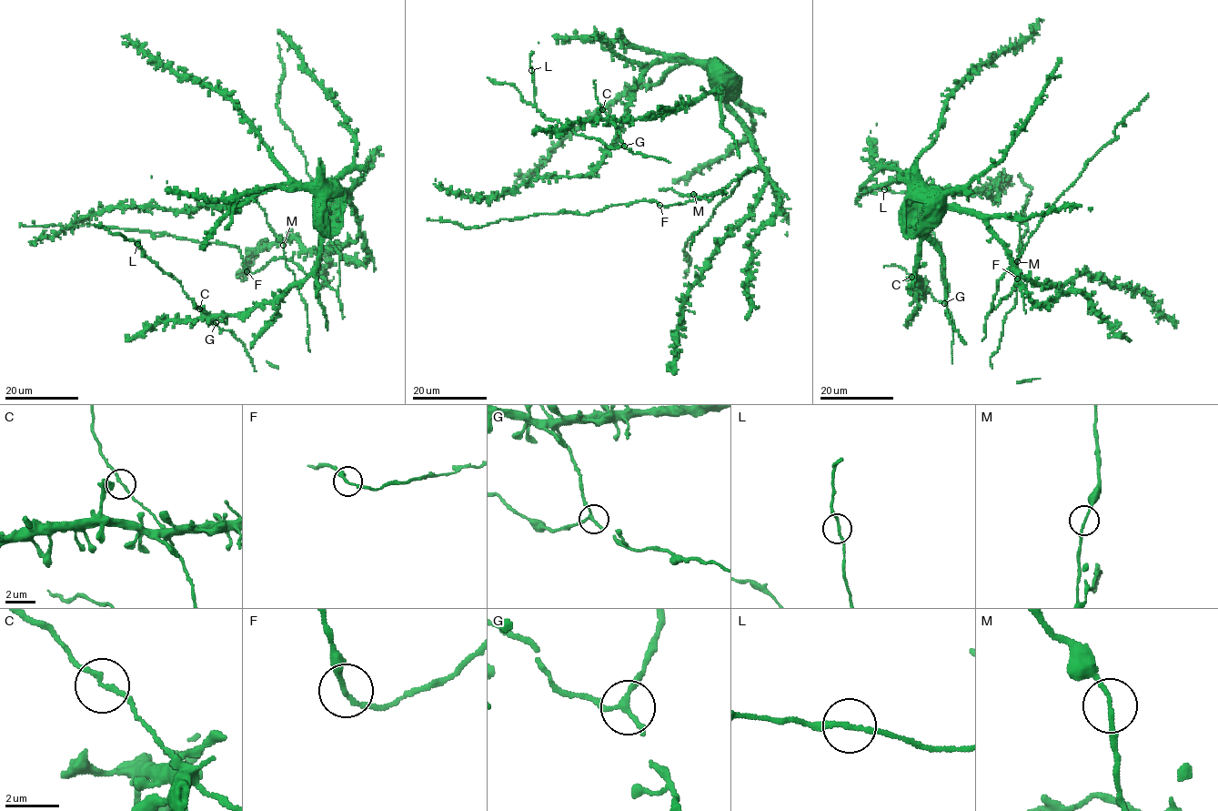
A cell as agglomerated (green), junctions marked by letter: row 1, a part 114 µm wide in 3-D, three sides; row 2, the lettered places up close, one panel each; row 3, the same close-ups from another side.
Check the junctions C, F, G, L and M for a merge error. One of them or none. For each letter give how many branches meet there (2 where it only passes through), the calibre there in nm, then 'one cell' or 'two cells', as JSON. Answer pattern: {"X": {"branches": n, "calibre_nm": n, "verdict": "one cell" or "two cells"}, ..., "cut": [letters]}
{"C": {"branches": 2, "calibre_nm": 170, "verdict": "one cell"}, "F": {"branches": 2, "calibre_nm": 170, "verdict": "one cell"}, "G": {"branches": 2, "calibre_nm": 200, "verdict": "one cell"}, "L": {"branches": 2, "calibre_nm": 170, "verdict": "one cell"}, "M": {"branches": 2, "calibre_nm": 150, "verdict": "one cell"}, "cut": []}

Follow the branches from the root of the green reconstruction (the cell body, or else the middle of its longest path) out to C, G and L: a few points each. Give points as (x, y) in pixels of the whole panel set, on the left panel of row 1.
C: (326, 201), (324, 202), (322, 253), (319, 264), (307, 276), (283, 295), (241, 313), (209, 316), (198, 309)
G: (326, 201), (324, 202), (324, 231), (319, 264), (283, 295), (241, 313), (209, 316), (216, 322)
L: (326, 201), (319, 264), (283, 295), (241, 313), (210, 316), (214, 323), (137, 244)

